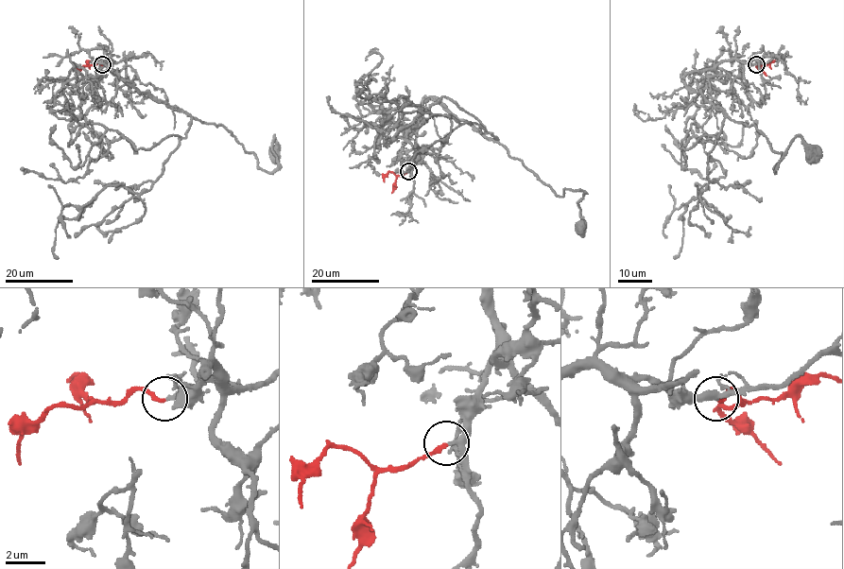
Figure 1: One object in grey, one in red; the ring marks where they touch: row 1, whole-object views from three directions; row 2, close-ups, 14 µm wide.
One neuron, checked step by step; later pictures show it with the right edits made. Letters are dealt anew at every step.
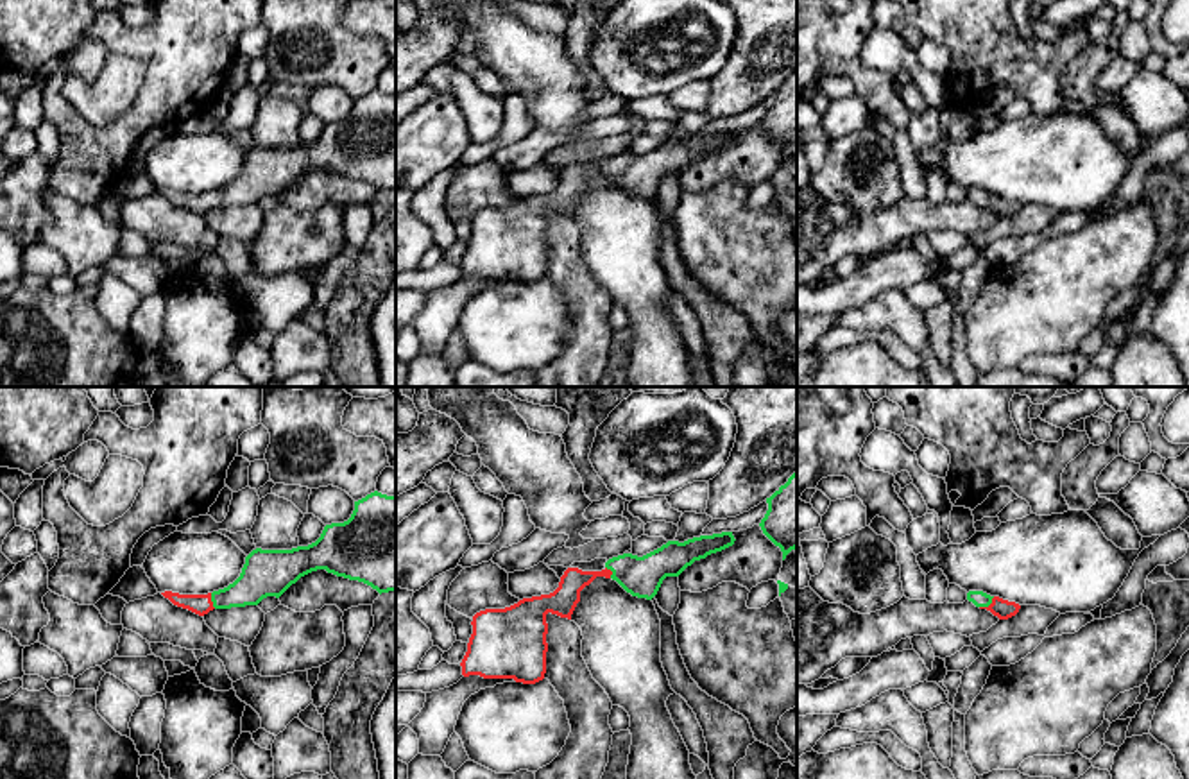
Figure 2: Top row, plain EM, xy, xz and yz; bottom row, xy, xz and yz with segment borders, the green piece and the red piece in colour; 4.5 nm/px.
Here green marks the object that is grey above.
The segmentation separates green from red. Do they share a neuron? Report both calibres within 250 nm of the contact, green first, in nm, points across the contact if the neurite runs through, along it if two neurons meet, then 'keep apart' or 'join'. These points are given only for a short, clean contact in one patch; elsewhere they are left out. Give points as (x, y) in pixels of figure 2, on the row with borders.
70/90 nm | across yz (980, 599), (987, 606), (1003, 609) | join

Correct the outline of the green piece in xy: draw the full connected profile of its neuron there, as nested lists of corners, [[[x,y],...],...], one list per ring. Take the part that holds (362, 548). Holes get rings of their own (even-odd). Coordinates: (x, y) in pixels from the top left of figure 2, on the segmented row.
[[[378,491],[367,494],[355,501],[347,521],[326,525],[321,537],[308,546],[252,550],[240,577],[224,589],[208,595],[161,595],[174,605],[204,616],[213,609],[279,598],[301,577],[317,569],[364,582],[380,595],[396,591],[396,496]]]

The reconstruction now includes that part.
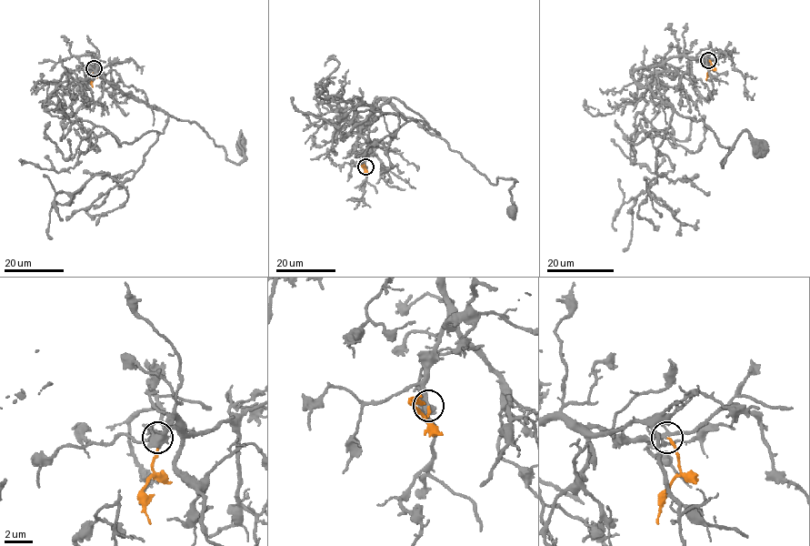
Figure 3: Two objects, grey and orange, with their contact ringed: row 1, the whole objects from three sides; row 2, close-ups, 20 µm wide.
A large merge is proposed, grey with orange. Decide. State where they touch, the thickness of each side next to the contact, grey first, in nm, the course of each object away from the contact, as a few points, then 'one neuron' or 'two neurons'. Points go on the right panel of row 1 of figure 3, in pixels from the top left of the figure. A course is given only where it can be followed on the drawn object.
(708, 60) | 200/180 nm | grey via (708, 60), (669, 56), (634, 79), (702, 120), (728, 148), (723, 166), (744, 131), (760, 148) | orange via (708, 60), (712, 69), (706, 80) | one neuron

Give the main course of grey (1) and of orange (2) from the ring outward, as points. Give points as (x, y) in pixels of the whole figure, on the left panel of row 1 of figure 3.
1: (94, 68), (98, 65), (97, 72), (134, 99), (195, 122), (231, 161), (244, 158), (240, 132), (242, 146)
2: (94, 68), (93, 86)

